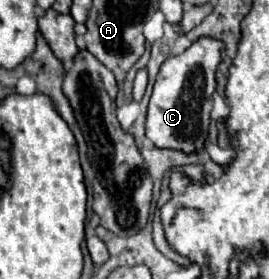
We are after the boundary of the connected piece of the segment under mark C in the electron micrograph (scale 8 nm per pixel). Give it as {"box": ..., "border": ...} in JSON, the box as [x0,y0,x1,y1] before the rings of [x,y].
{"box":[147,36,225,152],"border":[[[201,36],[183,54],[171,56],[163,62],[147,110],[147,138],[155,146],[183,152],[193,152],[203,146],[209,128],[213,92],[217,88],[215,72],[223,60],[223,48],[225,44],[221,40]]]}

